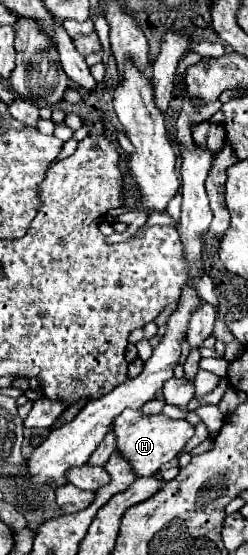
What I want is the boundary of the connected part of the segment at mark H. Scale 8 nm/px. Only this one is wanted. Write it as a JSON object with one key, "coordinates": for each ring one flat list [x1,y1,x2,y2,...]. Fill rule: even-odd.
{"coordinates":[[125,410,117,420,113,422,113,434,117,452,131,464,133,472,137,476,151,476,155,474,165,462,173,460,177,452,185,448,189,438,193,436,195,428,187,420,171,420,163,414,145,416,139,410]]}

